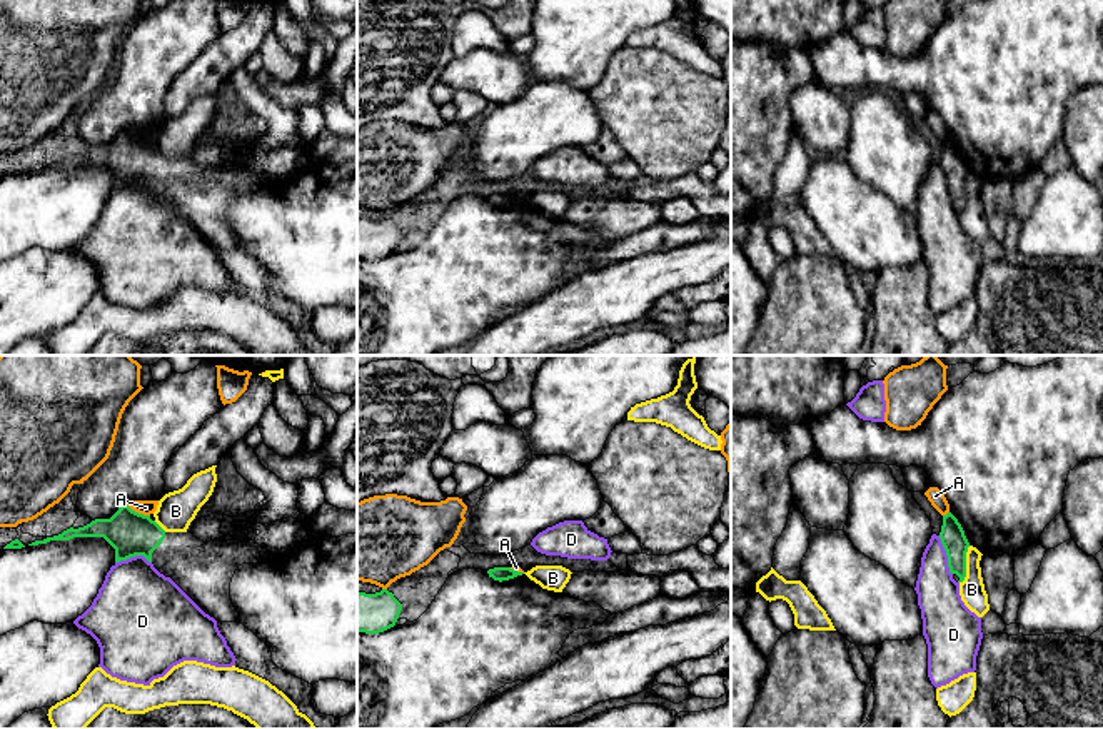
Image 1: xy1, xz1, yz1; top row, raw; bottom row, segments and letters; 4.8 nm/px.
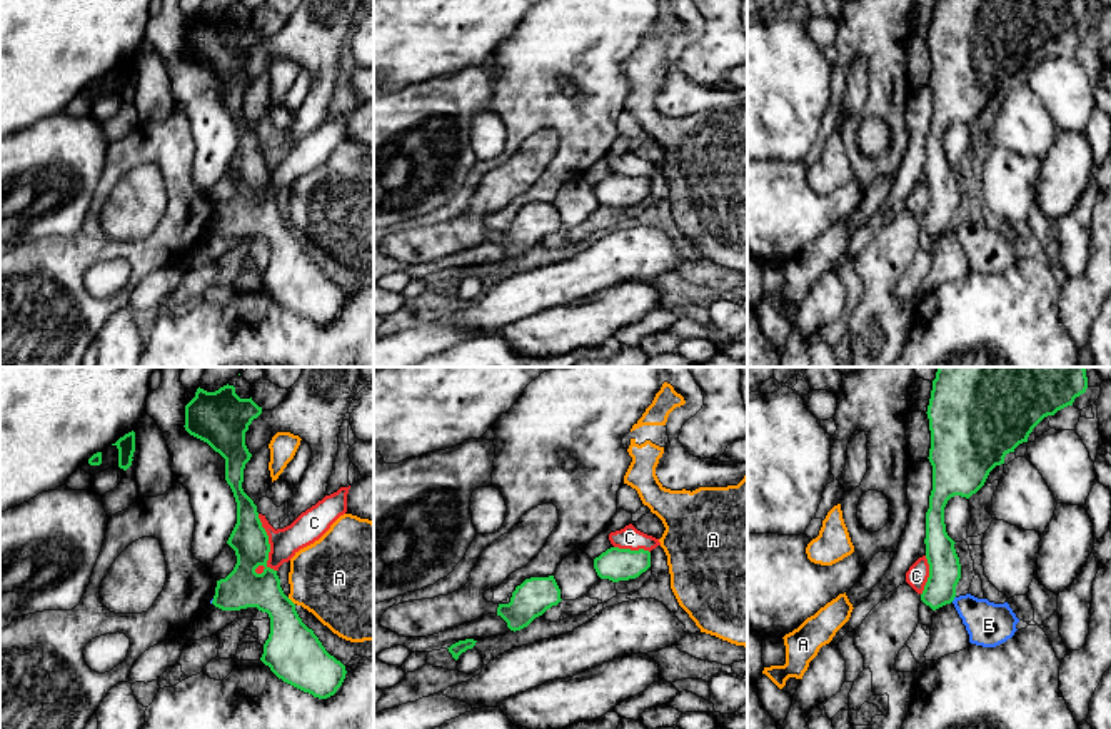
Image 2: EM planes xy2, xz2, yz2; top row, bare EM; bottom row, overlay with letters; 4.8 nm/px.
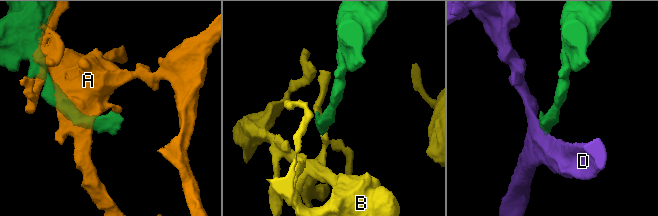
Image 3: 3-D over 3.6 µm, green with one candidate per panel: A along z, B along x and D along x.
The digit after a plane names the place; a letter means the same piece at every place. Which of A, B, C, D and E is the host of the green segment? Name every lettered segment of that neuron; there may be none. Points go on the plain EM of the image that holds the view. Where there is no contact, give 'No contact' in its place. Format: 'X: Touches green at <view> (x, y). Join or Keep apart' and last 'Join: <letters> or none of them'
A: Touches green at xy1 (137, 139). Keep apart
B: Touches green at yz1 (965, 191). Keep apart
C: Touches green at xy2 (269, 170). Keep apart
D: Touches green at yz1 (946, 180). Keep apart
E: Touches green at yz2 (953, 226). Keep apart
Join: none of them

